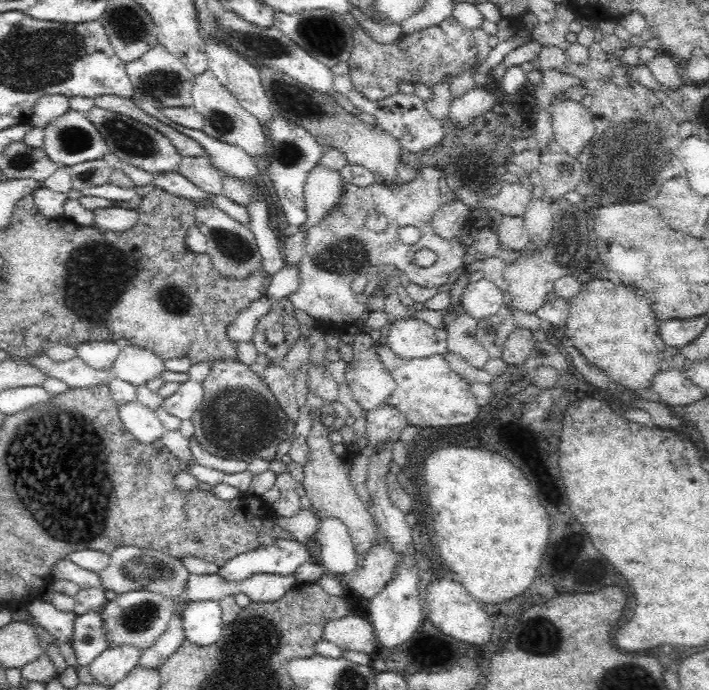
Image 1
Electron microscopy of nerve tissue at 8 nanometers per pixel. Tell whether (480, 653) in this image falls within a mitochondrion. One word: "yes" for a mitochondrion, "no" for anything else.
no

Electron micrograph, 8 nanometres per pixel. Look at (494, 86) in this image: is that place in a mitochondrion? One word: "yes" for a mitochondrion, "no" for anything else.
no

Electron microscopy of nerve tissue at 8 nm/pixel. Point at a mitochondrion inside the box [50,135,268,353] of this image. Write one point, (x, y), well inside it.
(96, 281)

